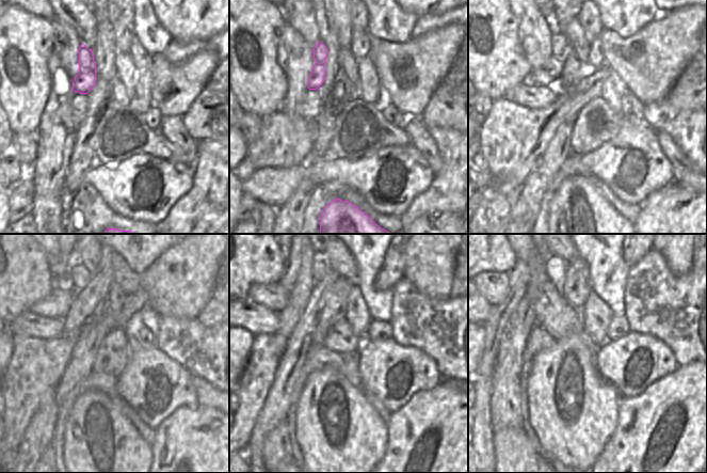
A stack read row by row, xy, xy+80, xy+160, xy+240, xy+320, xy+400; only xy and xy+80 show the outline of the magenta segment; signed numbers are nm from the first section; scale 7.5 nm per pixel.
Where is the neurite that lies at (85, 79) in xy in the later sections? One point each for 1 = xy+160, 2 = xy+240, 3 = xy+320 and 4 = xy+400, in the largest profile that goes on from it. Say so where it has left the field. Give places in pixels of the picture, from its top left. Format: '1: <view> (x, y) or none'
1: xy+160 (559, 41)
2: xy+240 (80, 274)
3: xy+320 (319, 272)
4: xy+400 (556, 267)

